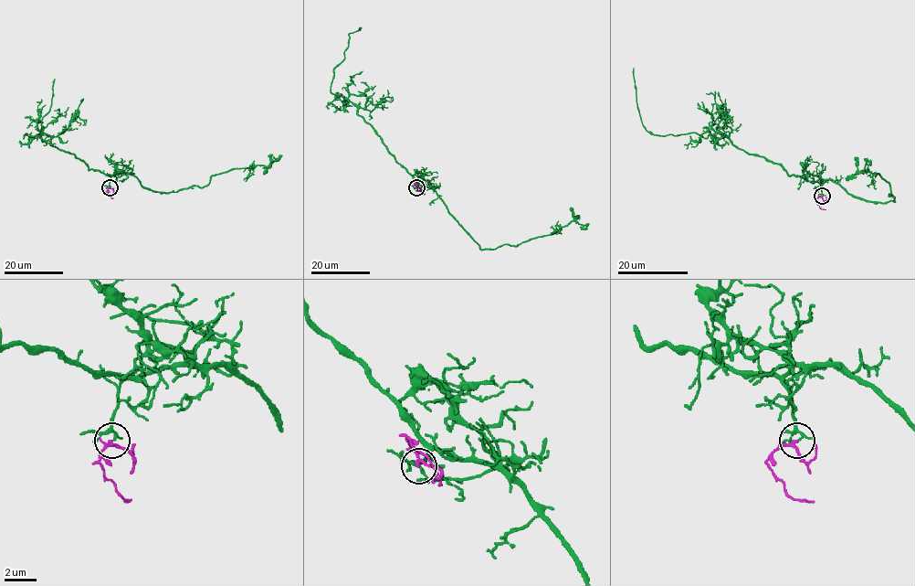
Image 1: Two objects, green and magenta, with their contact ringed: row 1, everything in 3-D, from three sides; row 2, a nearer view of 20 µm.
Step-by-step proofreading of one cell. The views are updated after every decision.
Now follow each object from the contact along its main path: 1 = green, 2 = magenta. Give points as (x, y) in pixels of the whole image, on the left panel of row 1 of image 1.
1: (110, 187), (110, 175), (89, 169), (53, 146), (49, 136), (24, 138), (41, 135), (55, 79)
2: (110, 187), (108, 193), (112, 198)

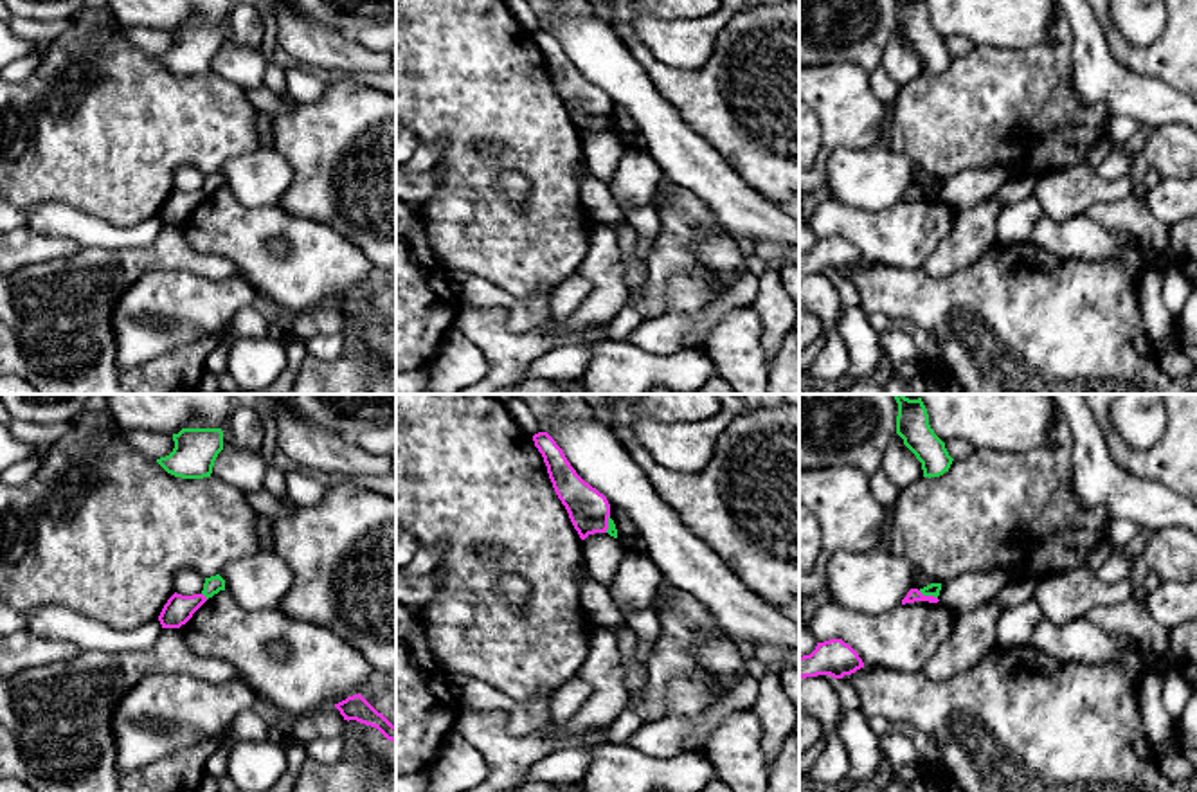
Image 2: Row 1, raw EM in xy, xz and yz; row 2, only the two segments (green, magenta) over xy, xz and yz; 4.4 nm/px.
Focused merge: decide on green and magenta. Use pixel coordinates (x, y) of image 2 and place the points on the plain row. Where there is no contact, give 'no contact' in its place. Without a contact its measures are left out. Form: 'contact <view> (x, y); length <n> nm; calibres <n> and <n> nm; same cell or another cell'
contact yz (927, 191); length 90 nm; calibres 60 and 60 nm; another cell

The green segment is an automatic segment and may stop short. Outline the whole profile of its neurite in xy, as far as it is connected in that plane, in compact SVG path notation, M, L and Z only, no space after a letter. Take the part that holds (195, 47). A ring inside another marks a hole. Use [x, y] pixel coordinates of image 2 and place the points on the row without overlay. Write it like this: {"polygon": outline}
{"polygon": "M182 25L173 31L175 45L157 59L171 72L182 76L211 74L214 58L223 47L221 25Z"}

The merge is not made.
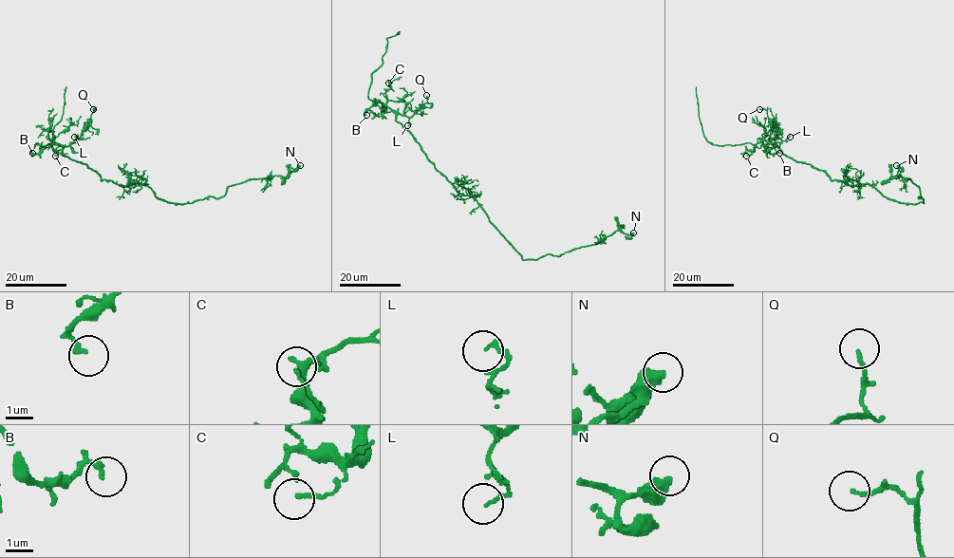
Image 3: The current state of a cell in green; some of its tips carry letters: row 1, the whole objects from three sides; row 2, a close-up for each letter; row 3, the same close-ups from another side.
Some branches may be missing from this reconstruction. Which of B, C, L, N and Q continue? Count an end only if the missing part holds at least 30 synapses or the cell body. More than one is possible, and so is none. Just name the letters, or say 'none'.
none

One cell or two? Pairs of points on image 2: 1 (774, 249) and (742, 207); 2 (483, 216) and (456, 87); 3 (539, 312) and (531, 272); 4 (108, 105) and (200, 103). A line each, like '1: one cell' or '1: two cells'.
1: two cells
2: one cell
3: two cells
4: one cell

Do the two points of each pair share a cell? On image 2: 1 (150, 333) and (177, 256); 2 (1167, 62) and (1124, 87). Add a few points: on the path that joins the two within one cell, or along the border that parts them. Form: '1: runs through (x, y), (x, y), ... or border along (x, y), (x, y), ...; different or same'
1: border along (184, 269), (146, 270), (132, 285); different
2: border along (1109, 51), (1125, 67), (1154, 76), (1178, 92); different

